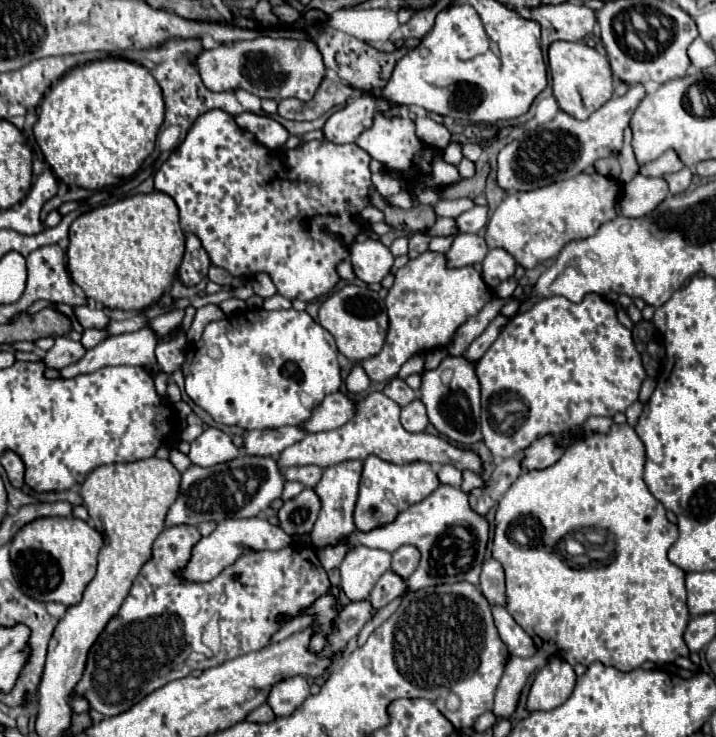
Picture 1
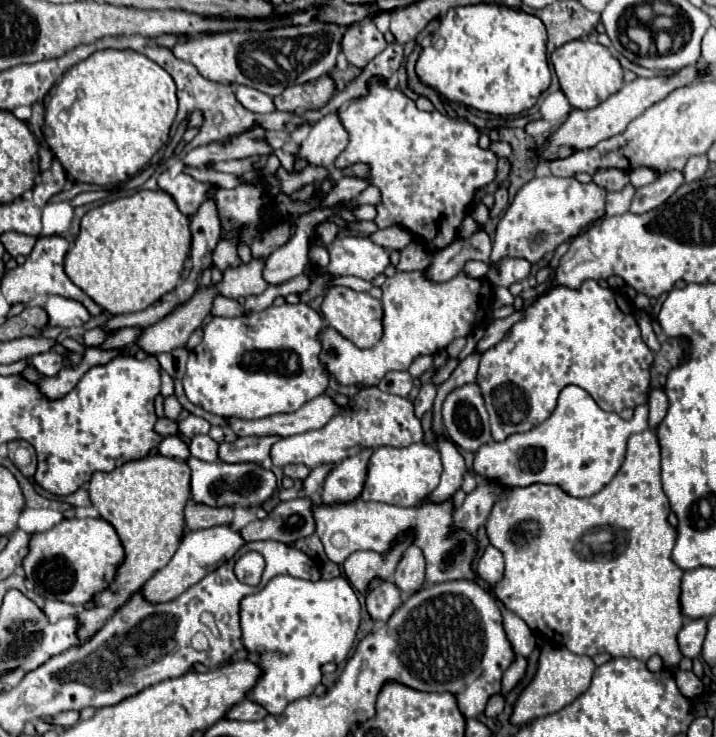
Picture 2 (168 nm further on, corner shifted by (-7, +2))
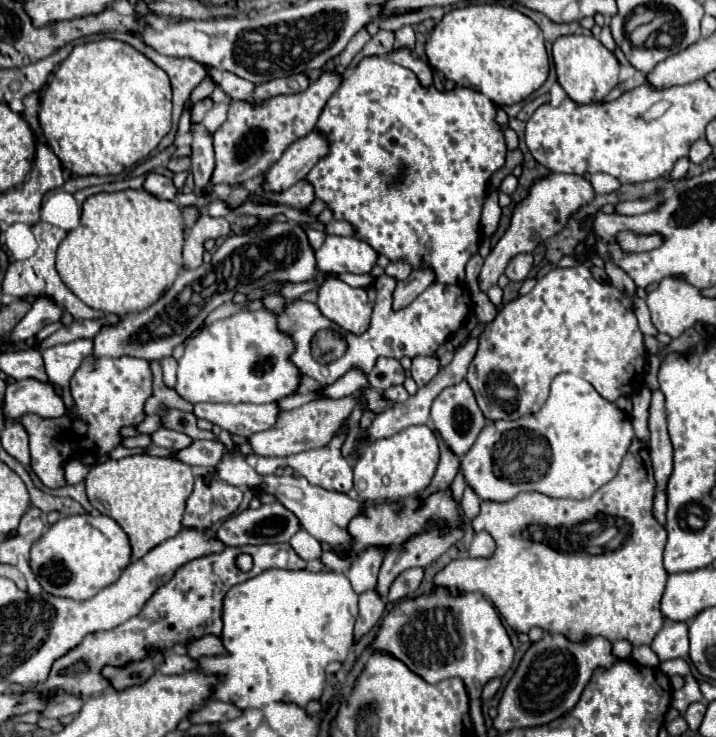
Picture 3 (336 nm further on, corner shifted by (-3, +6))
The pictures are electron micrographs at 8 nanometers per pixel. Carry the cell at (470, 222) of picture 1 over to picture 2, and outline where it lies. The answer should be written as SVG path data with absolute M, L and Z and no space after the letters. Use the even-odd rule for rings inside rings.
M498 188L496 194L494 194L494 206L490 208L490 218L498 216L508 204L508 190L506 188Z

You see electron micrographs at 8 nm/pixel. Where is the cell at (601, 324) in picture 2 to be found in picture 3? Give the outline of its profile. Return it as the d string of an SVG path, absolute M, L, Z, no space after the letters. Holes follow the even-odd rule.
M584 264L574 268L556 268L542 276L530 294L504 304L496 318L486 324L484 332L478 336L478 352L470 362L466 382L474 390L476 402L490 422L516 420L540 410L548 398L550 382L560 372L576 372L606 400L616 402L622 392L636 392L644 380L646 348L642 338L632 300L626 294L616 290L612 284L596 282Z

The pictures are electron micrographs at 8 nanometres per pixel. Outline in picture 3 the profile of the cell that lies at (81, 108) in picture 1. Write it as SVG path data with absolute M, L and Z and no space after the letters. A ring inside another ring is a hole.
M118 40L74 46L44 90L40 124L48 146L72 174L118 175L146 158L172 128L168 74Z

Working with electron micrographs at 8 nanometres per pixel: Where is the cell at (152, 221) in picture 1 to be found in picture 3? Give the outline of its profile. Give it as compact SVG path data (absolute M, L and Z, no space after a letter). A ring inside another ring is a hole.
M142 189L90 196L82 204L80 226L70 230L56 252L62 282L90 308L126 316L152 306L182 270L184 220L176 202L158 200Z

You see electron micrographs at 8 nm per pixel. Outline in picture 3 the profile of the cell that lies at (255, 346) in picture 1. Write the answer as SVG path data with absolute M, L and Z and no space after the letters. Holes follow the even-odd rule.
M268 310L238 312L204 328L200 336L186 344L184 356L178 360L176 392L196 402L278 402L296 392L300 382L298 368L288 360L292 340L276 328L276 314Z

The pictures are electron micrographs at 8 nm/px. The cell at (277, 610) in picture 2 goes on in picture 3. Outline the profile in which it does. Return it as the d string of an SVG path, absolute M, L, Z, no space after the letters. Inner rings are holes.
M280 568L266 570L266 572L262 572L262 574L254 576L254 578L248 578L248 580L242 582L242 584L232 586L232 588L226 592L224 602L222 602L222 622L224 622L224 626L222 626L222 634L220 634L220 640L222 640L226 652L220 654L220 656L200 656L200 658L196 660L196 670L198 670L198 672L204 672L204 674L212 674L212 676L218 678L218 684L212 688L210 700L230 702L230 704L234 704L234 706L240 708L240 710L260 708L260 706L266 706L266 704L270 704L270 702L292 702L292 704L304 708L308 702L322 698L324 682L326 682L326 664L332 662L332 660L344 662L344 658L348 656L350 646L352 646L352 630L354 630L356 616L358 616L358 594L352 590L350 580L346 578L346 574L336 574L336 572L328 572L328 570L322 570L322 572L280 570Z

